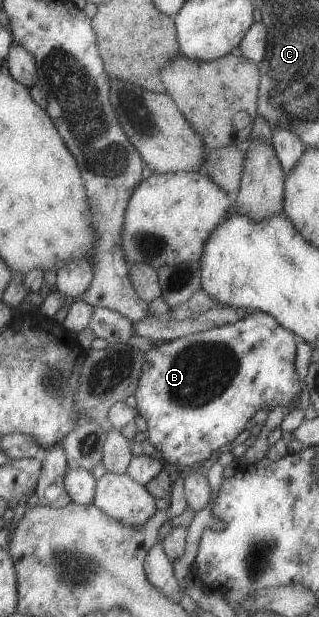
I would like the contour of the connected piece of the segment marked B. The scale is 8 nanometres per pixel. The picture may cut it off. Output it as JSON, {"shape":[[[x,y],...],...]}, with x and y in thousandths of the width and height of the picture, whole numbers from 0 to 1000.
{"shape":[[[796,502],[781,504],[737,524],[611,538],[533,554],[486,558],[470,569],[448,572],[439,609],[426,632],[417,635],[426,643],[423,665],[461,687],[461,715],[505,736],[520,752],[539,754],[539,757],[552,757],[561,762],[577,757],[589,760],[614,759],[630,749],[636,750],[658,742],[665,731],[683,729],[708,718],[737,716],[759,710],[771,703],[765,687],[787,679],[821,656],[843,656],[850,663],[865,656],[878,656],[897,666],[909,650],[940,639],[940,624],[947,624],[947,619],[934,619],[922,598],[925,558],[931,553],[934,549],[922,541],[903,533],[881,530],[846,511]]]}

